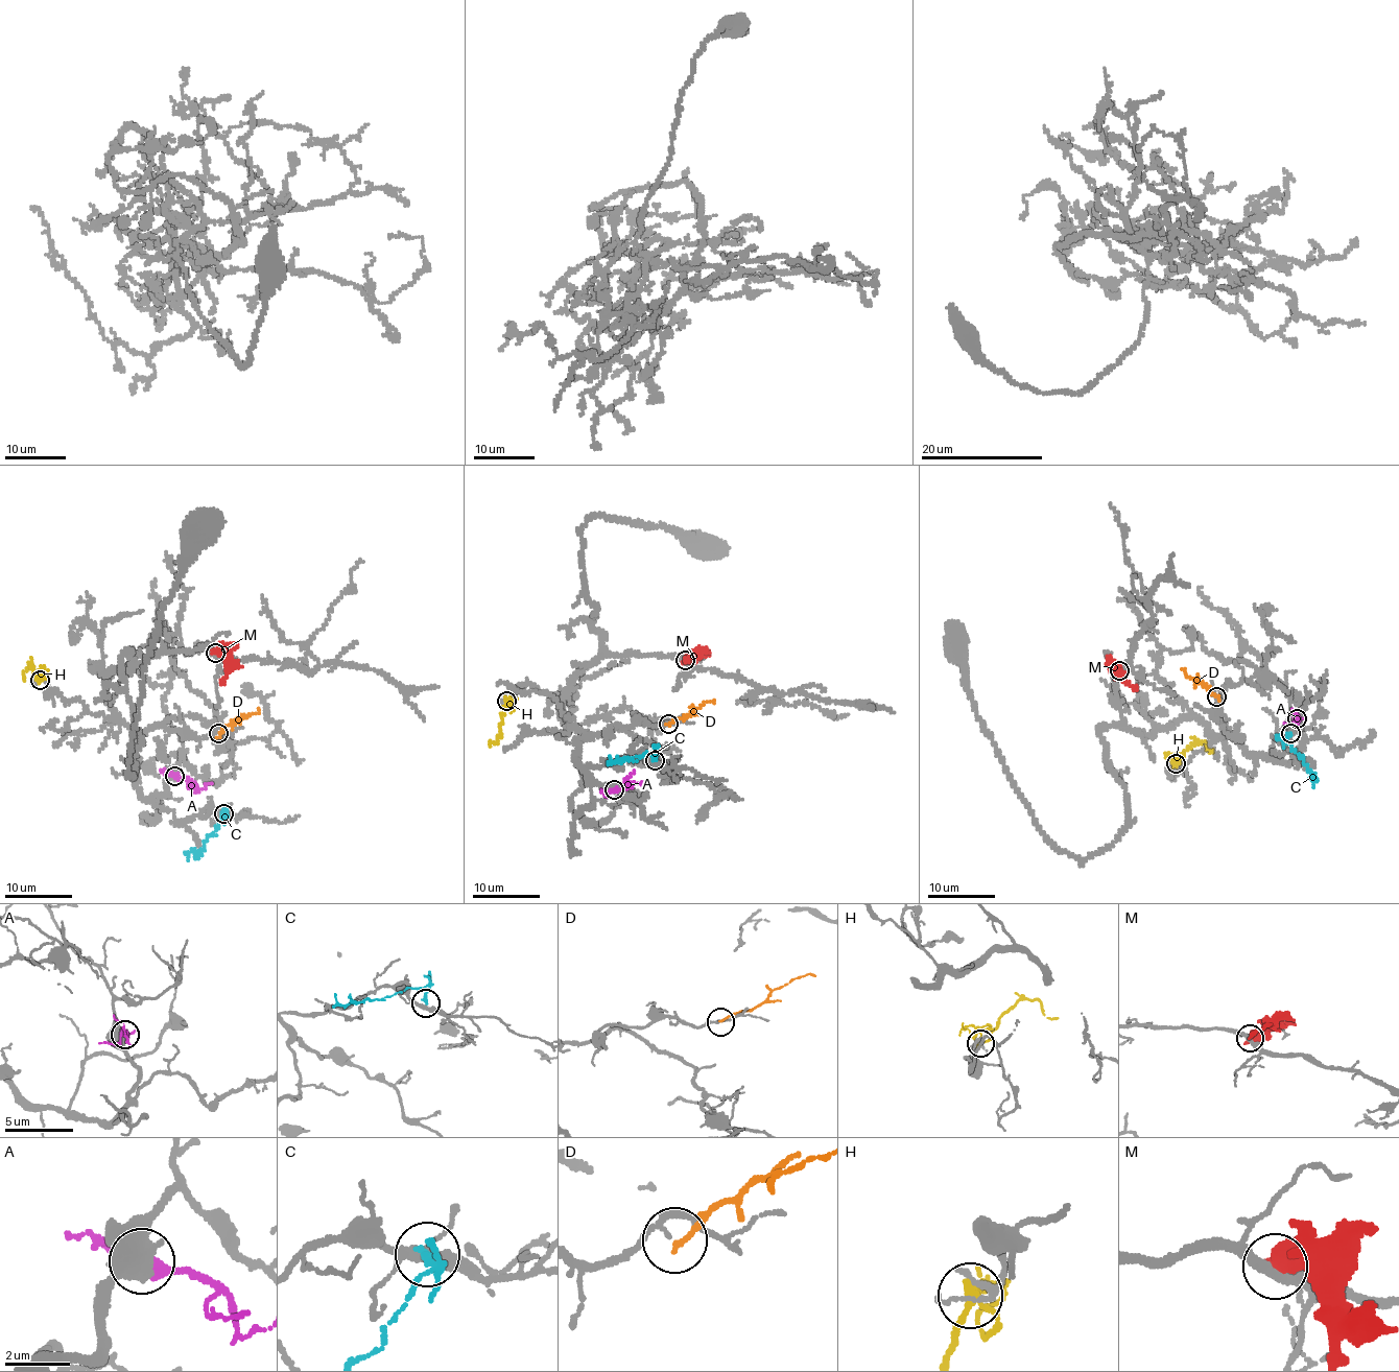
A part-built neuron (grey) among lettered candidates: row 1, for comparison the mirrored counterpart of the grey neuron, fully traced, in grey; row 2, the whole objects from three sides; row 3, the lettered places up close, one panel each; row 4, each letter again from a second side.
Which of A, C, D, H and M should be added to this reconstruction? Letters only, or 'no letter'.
no letter

